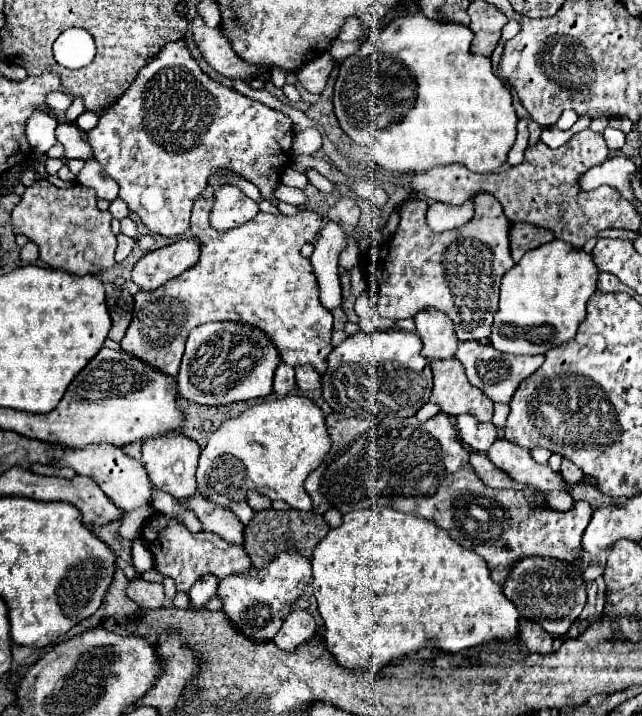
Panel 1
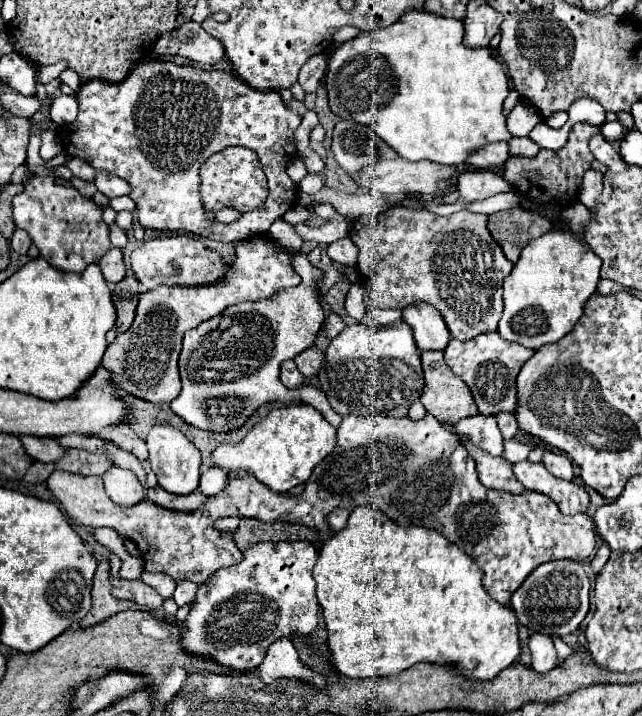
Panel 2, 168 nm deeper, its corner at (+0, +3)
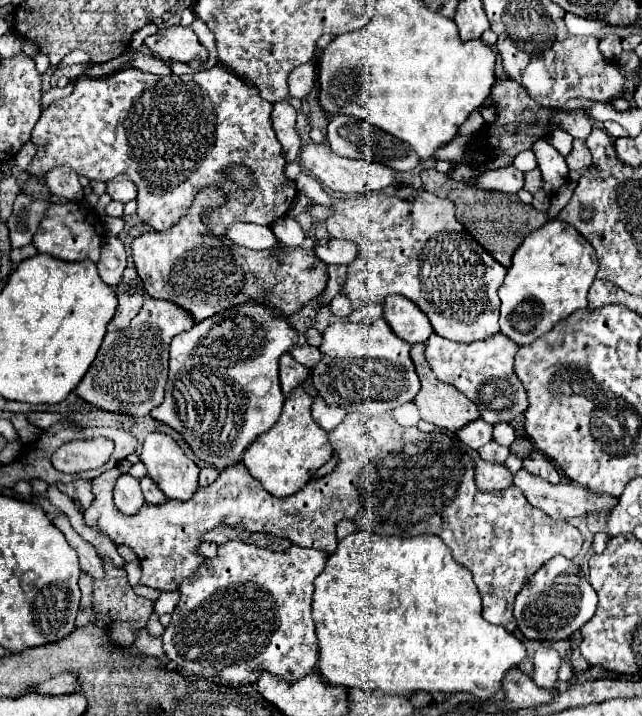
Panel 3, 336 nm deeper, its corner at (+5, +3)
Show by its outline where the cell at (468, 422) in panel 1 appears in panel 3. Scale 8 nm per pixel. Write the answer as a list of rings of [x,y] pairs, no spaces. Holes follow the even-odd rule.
[[[475,419],[457,431],[457,437],[471,449],[479,449],[493,439],[493,425],[483,419]]]

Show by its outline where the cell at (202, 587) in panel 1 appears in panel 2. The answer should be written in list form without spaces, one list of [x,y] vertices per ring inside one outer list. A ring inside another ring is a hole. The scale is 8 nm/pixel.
[[[182,581],[182,583],[178,583],[178,587],[176,587],[176,591],[174,591],[174,601],[176,601],[176,605],[178,605],[178,607],[190,605],[190,603],[194,601],[194,597],[196,597],[196,591],[198,591],[198,585],[192,583],[192,581]]]

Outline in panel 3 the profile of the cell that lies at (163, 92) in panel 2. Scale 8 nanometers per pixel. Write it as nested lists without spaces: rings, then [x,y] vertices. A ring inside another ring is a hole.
[[[223,65],[191,75],[163,77],[139,69],[125,69],[111,73],[107,79],[79,77],[73,93],[65,99],[53,101],[37,121],[31,137],[37,147],[37,155],[29,167],[29,173],[43,175],[61,165],[67,165],[75,173],[97,181],[127,173],[127,177],[137,185],[137,215],[141,221],[151,225],[155,231],[167,231],[185,217],[201,189],[209,185],[221,187],[221,169],[231,163],[243,163],[253,171],[255,185],[249,191],[229,185],[225,191],[227,203],[207,213],[207,231],[215,237],[223,237],[229,225],[239,221],[271,225],[289,213],[289,207],[297,197],[295,183],[283,175],[285,159],[273,129],[271,109],[273,105],[263,101],[253,85],[239,79]]]

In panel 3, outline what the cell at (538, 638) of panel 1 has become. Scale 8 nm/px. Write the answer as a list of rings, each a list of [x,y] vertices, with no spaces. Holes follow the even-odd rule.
[[[539,647],[533,655],[533,681],[539,687],[553,687],[557,683],[557,669],[561,657],[551,647]]]

